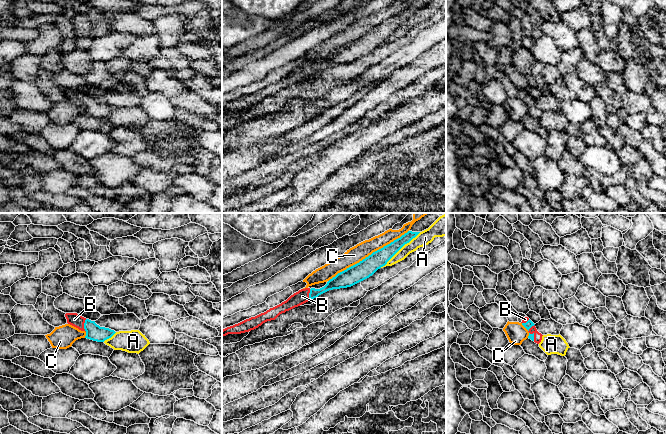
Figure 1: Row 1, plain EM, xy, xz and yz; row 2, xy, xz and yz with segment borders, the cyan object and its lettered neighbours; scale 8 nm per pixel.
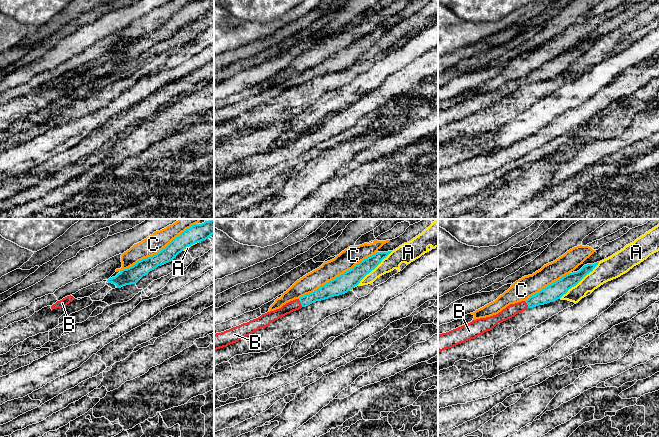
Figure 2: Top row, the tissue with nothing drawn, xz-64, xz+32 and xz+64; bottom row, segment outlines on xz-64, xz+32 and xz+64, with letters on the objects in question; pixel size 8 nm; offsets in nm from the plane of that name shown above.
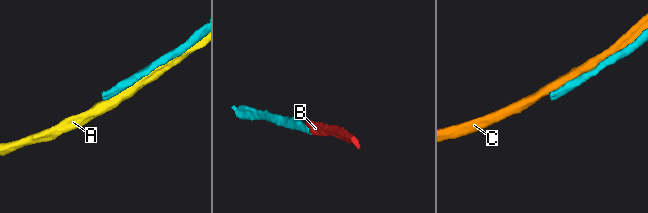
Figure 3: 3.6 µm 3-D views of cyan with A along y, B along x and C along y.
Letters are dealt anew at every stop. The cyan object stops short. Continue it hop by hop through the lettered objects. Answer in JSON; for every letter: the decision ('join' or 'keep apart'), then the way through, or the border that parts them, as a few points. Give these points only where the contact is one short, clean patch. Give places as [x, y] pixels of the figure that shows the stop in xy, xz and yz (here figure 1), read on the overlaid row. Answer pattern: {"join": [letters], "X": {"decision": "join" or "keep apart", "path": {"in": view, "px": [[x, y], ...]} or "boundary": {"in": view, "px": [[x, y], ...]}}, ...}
{"join": ["B"], "A": {"decision": "keep apart"}, "B": {"decision": "join", "path": {"in": "xy", "px": [[94, 332], [84, 325], [74, 319]]}}, "C": {"decision": "keep apart"}}

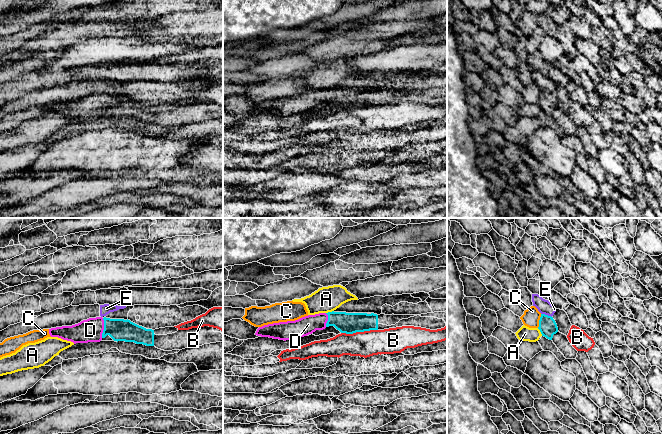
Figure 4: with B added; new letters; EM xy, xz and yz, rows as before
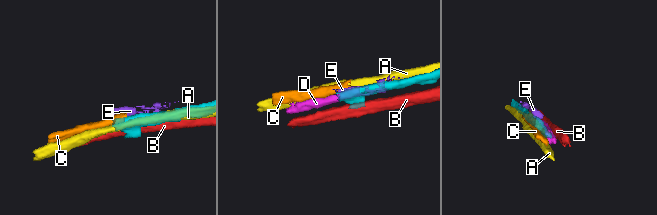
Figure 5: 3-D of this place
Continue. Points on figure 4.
{"join": ["D"], "A": {"decision": "keep apart"}, "B": {"decision": "keep apart", "boundary": {"in": "xz", "px": [[377, 329], [341, 333]]}}, "C": {"decision": "keep apart", "boundary": {"in": "yz", "px": [[541, 314], [537, 327]]}}, "D": {"decision": "join", "path": {"in": "xy", "px": [[118, 329], [104, 328], [90, 330]]}}, "E": {"decision": "keep apart"}}

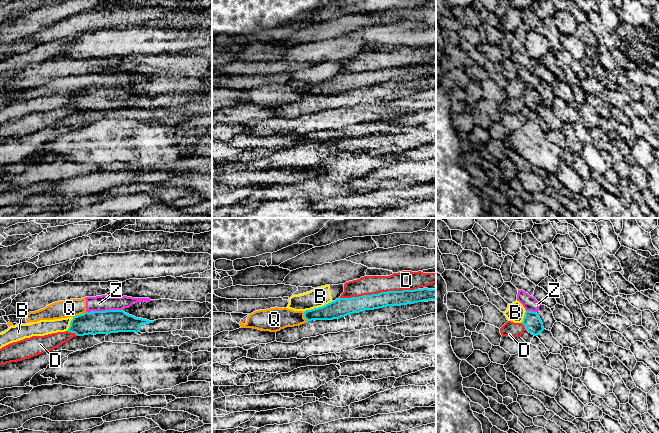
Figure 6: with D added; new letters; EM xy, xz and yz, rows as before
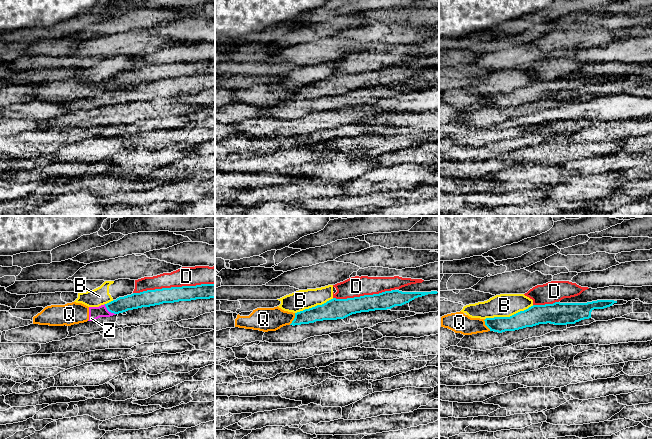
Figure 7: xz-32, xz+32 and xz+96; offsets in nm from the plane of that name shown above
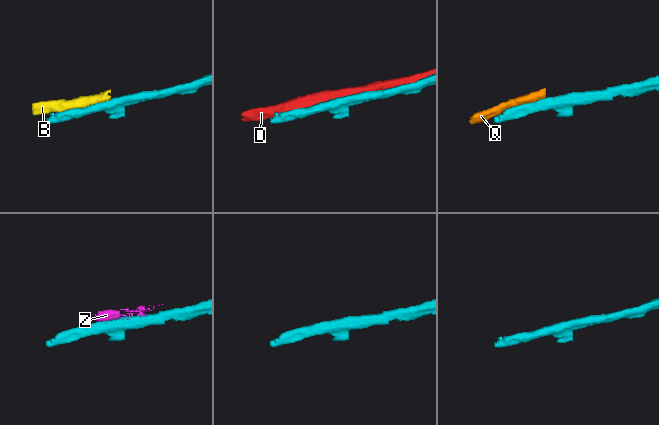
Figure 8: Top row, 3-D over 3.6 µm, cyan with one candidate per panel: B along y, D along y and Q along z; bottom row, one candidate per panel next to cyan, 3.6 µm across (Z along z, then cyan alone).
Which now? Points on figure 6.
{"join": [], "B": {"decision": "keep apart"}, "D": {"decision": "keep apart"}, "Q": {"decision": "keep apart"}, "Z": {"decision": "keep apart"}}

